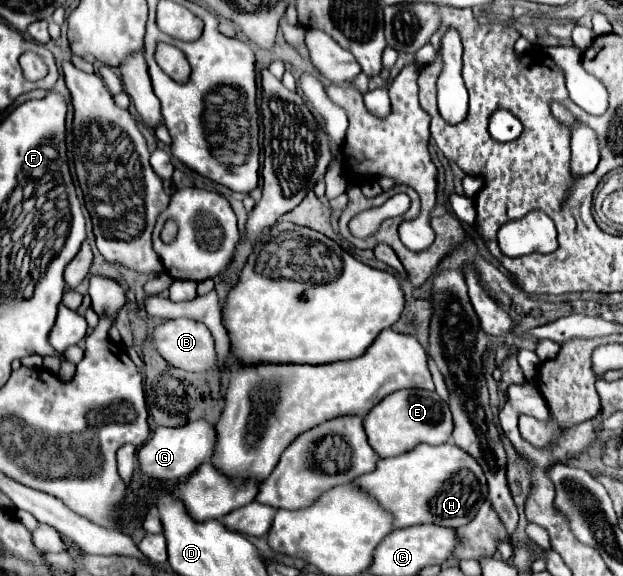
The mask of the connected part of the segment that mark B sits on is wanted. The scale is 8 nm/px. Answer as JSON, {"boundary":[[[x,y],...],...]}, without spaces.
{"boundary":[[[176,318],[176,320],[166,320],[154,330],[154,346],[160,354],[164,354],[164,360],[168,364],[188,370],[188,372],[212,372],[216,368],[216,350],[214,350],[214,338],[210,330],[190,318]]]}

